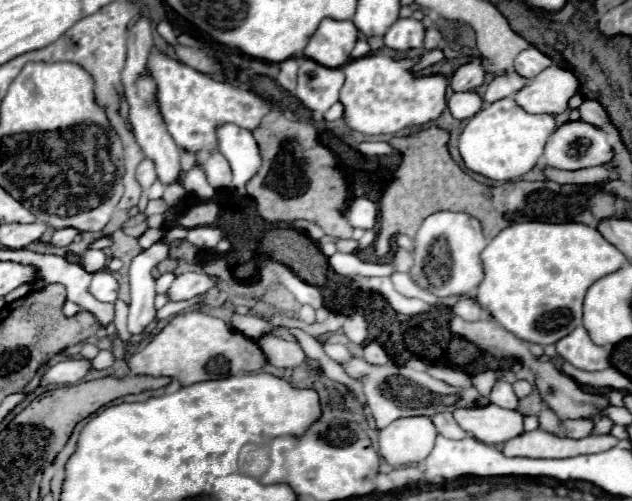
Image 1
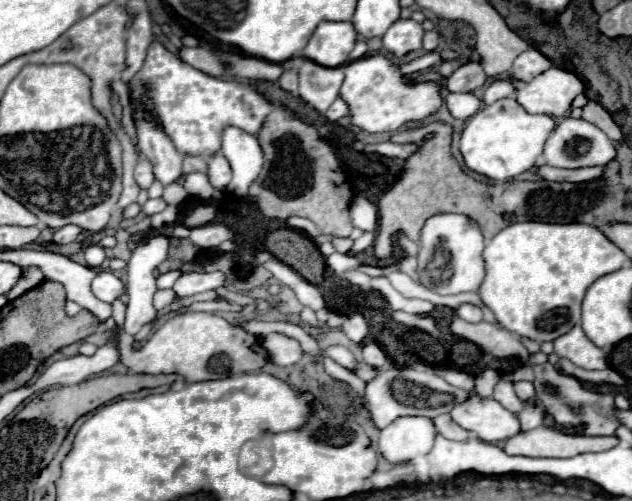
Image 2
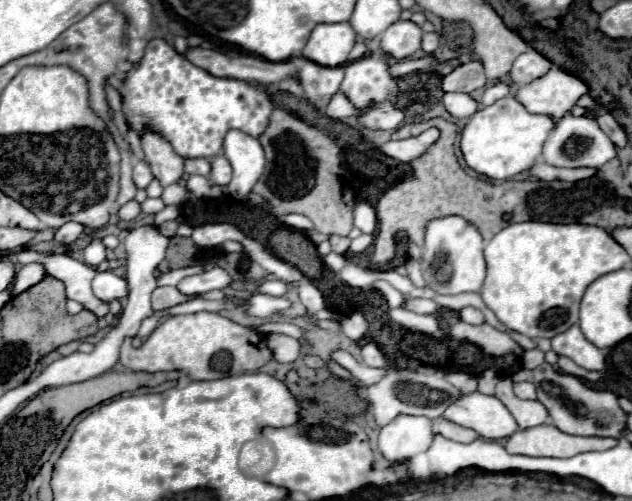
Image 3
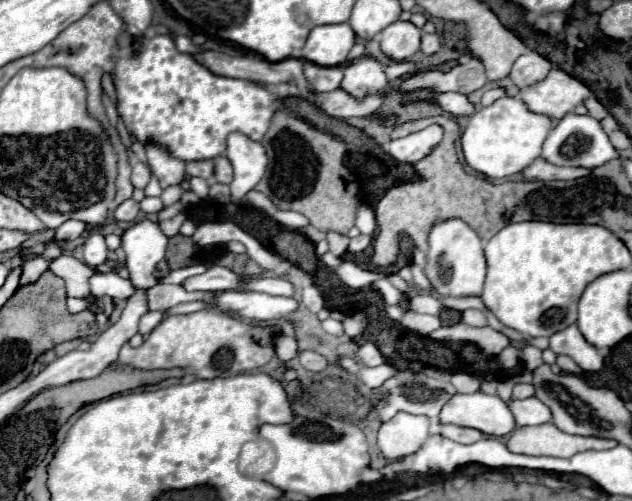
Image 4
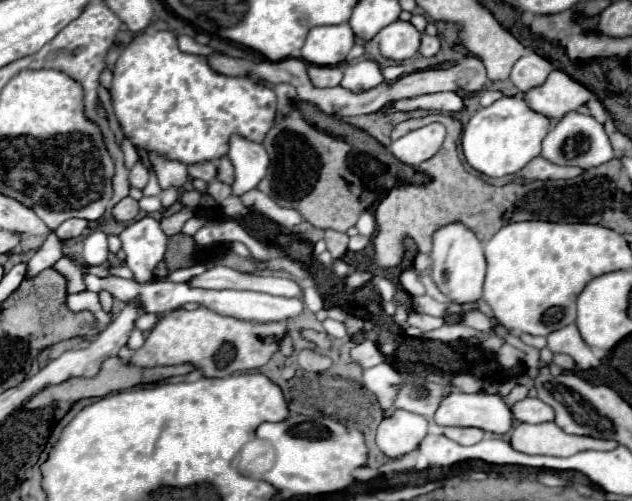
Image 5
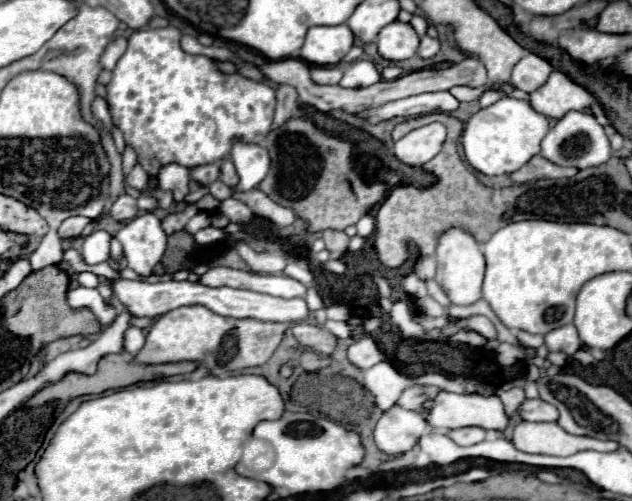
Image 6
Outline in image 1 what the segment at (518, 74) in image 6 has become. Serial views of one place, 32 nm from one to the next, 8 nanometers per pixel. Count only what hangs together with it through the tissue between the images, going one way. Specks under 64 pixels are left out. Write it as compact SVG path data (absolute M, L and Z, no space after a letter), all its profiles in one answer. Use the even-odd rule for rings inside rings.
M536 46L522 50L514 62L514 70L526 78L534 78L536 74L540 74L548 66L552 66L552 58L546 56L544 52L540 52Z

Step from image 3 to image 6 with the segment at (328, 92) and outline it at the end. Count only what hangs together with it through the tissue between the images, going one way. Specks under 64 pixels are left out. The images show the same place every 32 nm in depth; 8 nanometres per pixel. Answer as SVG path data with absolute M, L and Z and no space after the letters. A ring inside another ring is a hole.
M310 66L310 76L320 86L332 86L342 80L342 70L338 66Z

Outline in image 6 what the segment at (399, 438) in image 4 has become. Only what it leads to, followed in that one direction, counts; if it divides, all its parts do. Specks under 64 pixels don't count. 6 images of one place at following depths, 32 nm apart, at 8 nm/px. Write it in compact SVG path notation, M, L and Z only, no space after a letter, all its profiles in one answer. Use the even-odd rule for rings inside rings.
M392 406L378 420L374 440L384 454L394 458L412 450L426 432L426 428L428 422L422 414L404 410L400 406Z

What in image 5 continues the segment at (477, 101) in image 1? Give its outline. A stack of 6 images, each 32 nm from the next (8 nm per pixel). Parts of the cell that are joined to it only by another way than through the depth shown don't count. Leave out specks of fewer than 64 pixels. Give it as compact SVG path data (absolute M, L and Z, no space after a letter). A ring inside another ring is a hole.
M458 90L456 92L440 92L440 94L424 94L424 96L416 96L416 98L398 100L394 104L394 110L408 112L414 108L426 108L426 110L440 110L440 112L456 114L456 112L462 112L466 108L466 99L475 93Z

